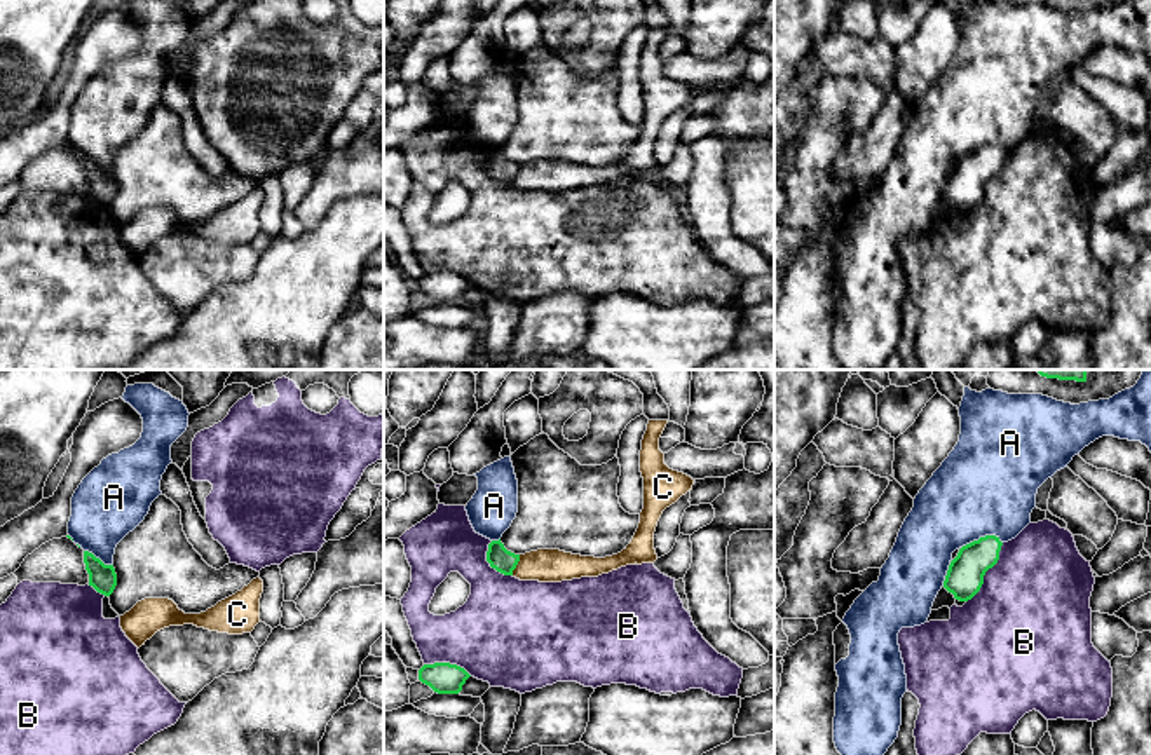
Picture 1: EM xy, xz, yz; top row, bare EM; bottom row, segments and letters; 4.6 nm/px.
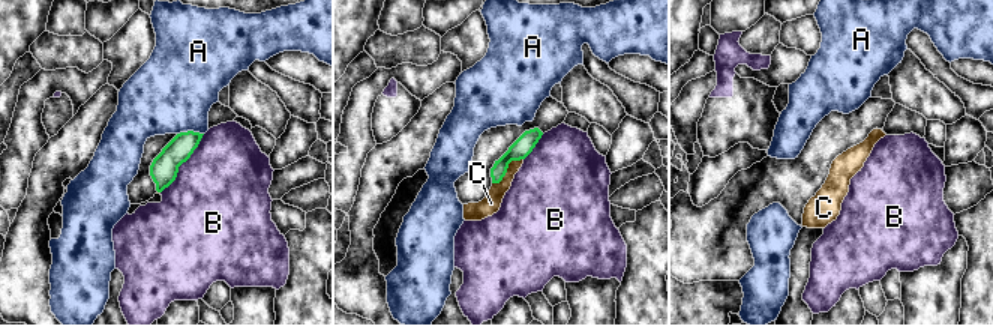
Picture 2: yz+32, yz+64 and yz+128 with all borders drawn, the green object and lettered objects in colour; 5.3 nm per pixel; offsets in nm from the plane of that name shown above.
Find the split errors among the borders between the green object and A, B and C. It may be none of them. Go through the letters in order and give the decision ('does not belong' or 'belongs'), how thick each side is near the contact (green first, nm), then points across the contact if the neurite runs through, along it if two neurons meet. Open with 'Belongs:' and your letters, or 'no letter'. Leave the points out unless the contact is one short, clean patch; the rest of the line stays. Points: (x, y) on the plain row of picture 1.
Belongs: no letter
A: does not belong; calibres 170 and 460 nm
B: does not belong; calibres 170 and 480 nm
C: does not belong; calibres 110 and 160 nm; border xz (520, 164), (511, 183)

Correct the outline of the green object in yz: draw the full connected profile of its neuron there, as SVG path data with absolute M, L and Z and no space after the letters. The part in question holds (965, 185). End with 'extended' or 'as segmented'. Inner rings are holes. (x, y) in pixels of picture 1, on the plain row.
M996 145L963 155L949 174L943 197L959 211L971 209L980 201L985 181L998 173L1001 155Z; as segmented

